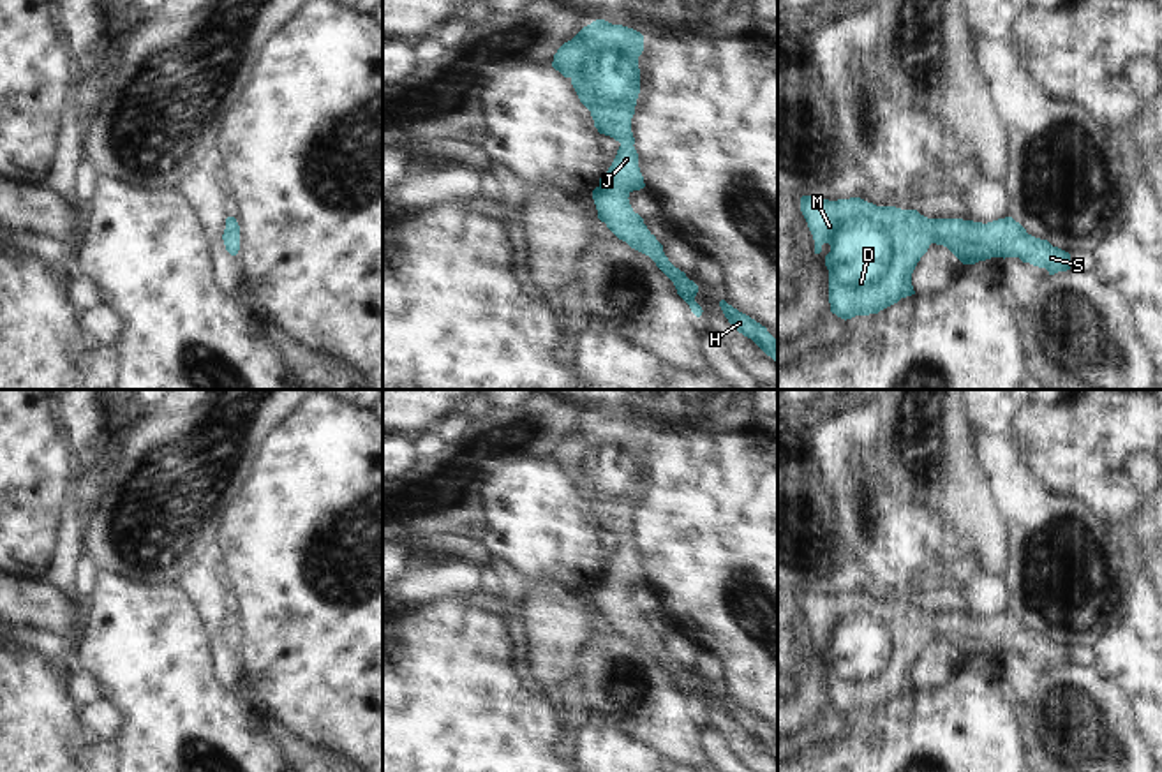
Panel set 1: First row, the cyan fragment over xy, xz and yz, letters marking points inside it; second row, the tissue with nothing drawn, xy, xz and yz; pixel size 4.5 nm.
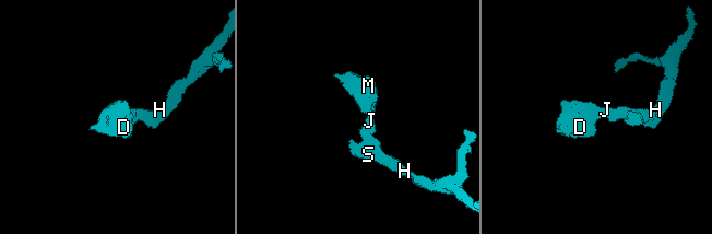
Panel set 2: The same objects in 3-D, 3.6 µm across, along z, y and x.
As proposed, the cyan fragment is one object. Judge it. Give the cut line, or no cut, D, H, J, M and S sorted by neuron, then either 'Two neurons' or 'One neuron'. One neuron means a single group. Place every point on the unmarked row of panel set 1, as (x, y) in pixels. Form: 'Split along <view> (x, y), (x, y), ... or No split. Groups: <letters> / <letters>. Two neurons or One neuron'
No split. Groups: D H J M S. One neuron

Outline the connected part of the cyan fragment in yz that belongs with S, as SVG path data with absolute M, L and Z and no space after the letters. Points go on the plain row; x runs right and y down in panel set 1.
M802 590L801 606L813 629L815 649L822 647L823 638L831 640L831 647L825 650L825 661L829 664L829 698L831 707L845 716L855 710L878 709L880 705L898 698L901 693L915 689L912 668L931 638L947 642L963 659L975 659L991 652L1019 652L1023 657L1046 663L1049 670L1070 664L1069 647L1053 642L1047 635L1028 629L1026 624L1012 612L987 619L963 613L927 613L917 605L876 601L860 592L829 596L820 590Z

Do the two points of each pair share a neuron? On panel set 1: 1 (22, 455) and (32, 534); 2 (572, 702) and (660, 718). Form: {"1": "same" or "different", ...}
{"1": "same", "2": "different"}

